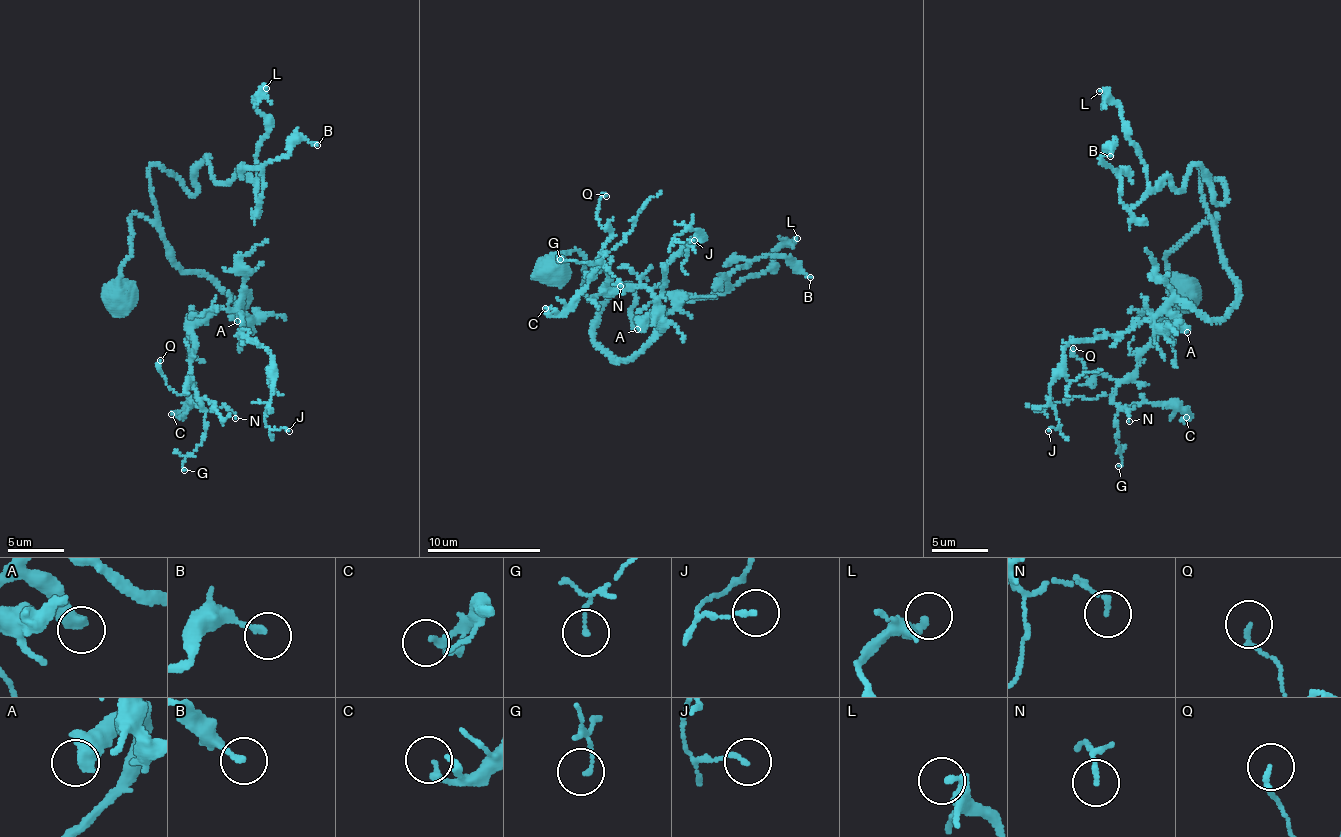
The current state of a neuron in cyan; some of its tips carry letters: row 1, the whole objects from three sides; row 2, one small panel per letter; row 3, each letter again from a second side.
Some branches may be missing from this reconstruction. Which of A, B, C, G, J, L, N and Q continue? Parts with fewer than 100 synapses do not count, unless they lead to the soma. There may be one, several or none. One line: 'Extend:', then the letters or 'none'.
Extend: none

